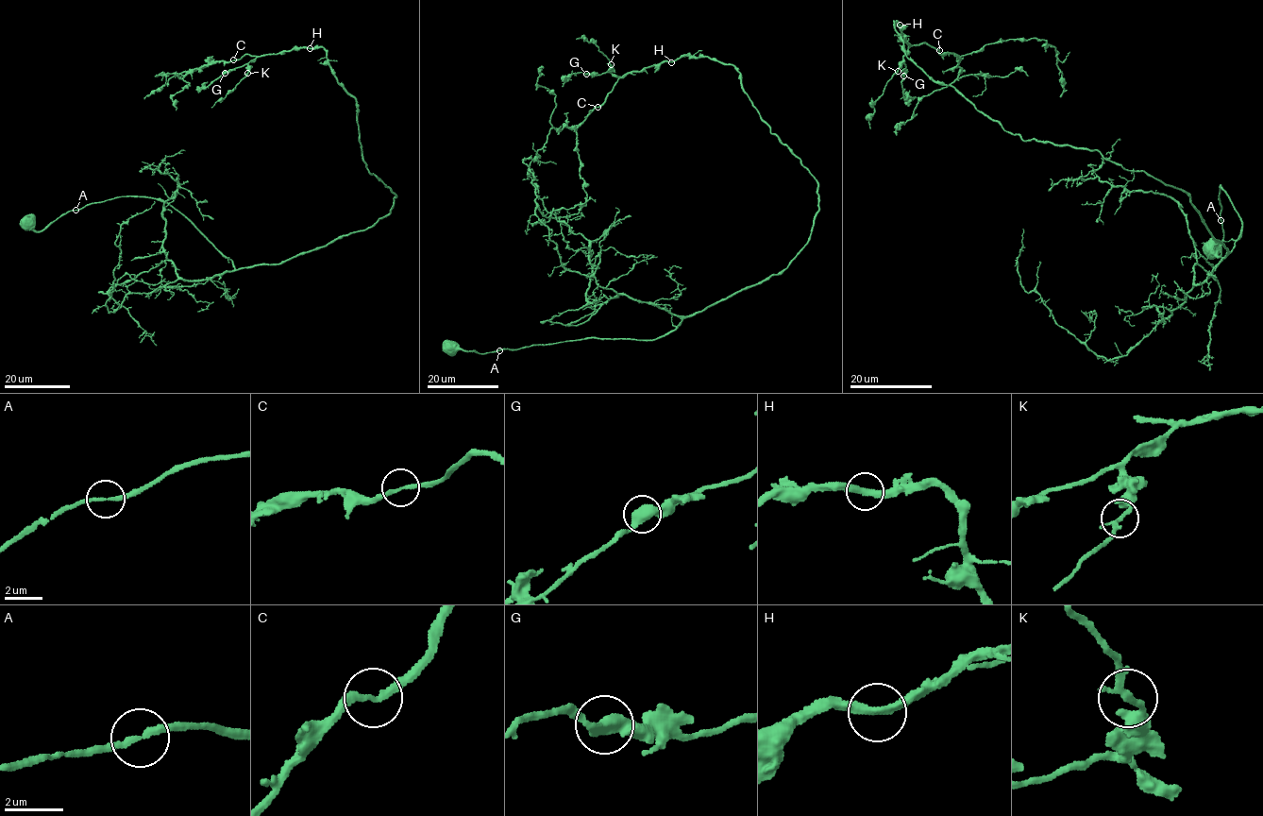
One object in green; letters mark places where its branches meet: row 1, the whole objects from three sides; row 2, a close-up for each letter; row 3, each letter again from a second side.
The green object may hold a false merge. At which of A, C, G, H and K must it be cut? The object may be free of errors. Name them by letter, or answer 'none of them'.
none of them

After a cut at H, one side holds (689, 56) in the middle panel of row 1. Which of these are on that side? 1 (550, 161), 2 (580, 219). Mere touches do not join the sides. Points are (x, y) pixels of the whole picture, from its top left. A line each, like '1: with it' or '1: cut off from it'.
1: with it
2: with it

